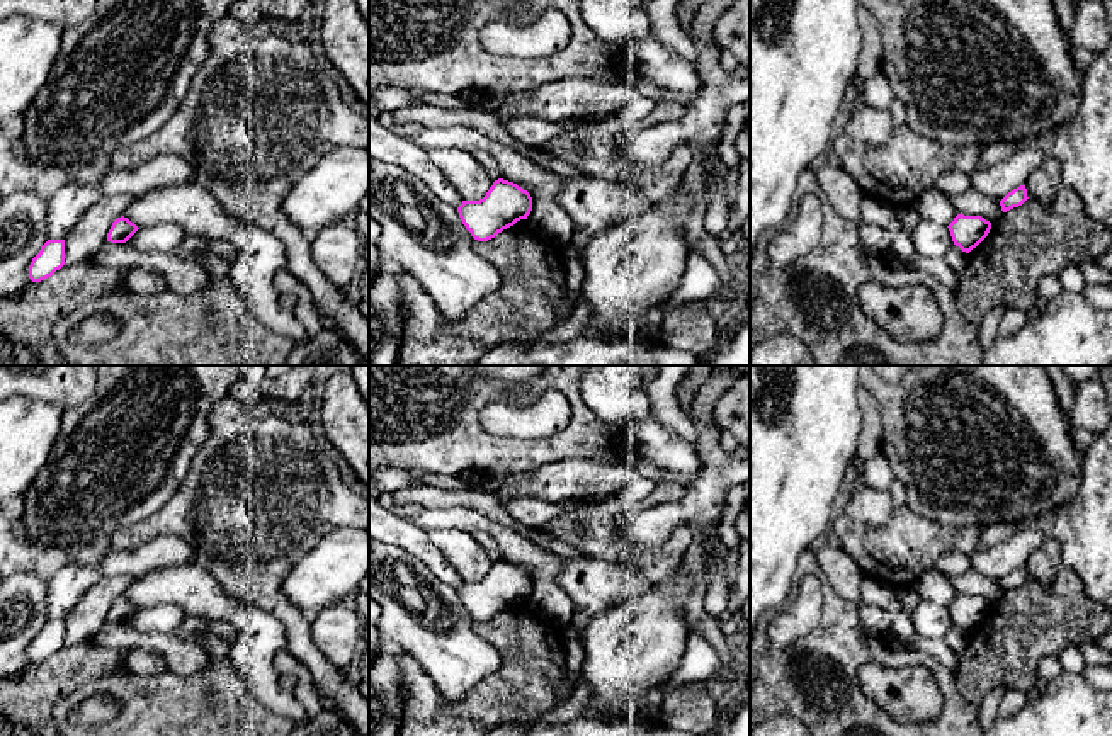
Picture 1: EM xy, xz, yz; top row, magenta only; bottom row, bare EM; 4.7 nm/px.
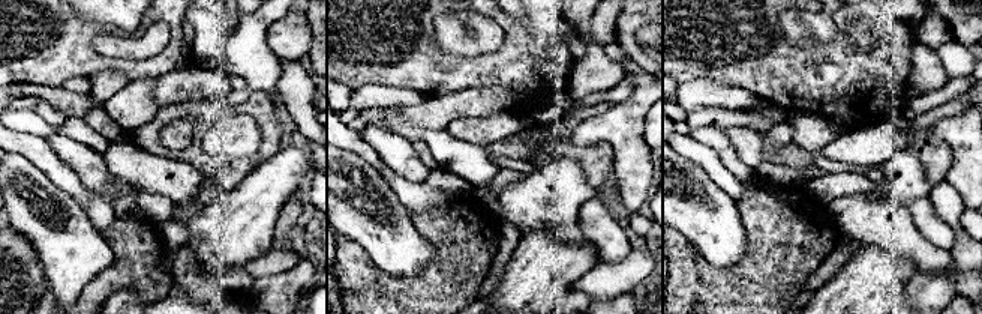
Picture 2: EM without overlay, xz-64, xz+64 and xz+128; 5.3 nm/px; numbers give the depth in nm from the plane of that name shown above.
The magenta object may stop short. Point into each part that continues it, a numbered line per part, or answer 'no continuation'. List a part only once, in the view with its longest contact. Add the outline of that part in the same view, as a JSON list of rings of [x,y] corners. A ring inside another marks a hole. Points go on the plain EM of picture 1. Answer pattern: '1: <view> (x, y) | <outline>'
no continuation

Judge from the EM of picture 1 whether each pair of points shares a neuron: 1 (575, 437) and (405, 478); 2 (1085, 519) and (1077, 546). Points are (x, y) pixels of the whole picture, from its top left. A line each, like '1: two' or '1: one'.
1: two
2: one

